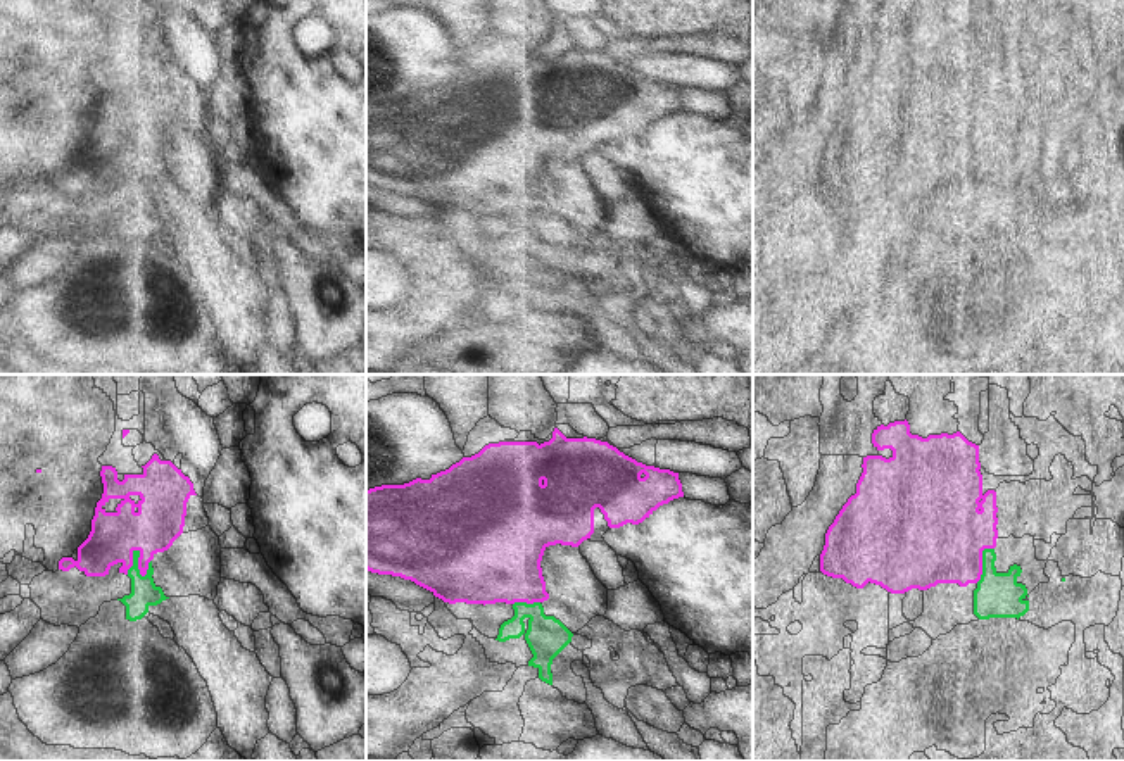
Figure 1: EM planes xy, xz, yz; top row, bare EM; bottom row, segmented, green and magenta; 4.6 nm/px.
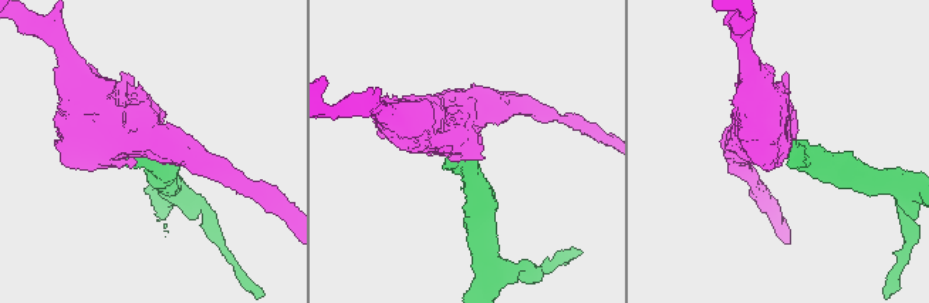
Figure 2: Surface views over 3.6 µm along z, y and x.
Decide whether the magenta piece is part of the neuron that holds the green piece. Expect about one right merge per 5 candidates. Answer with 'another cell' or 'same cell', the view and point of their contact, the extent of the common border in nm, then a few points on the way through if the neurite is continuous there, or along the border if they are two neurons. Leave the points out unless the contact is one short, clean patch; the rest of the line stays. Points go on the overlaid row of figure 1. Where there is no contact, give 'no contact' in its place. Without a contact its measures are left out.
another cell; meets green in xy at (137, 559); contact 140 nm long; border along xy (151, 559), (142, 575), (135, 551), (126, 573)

